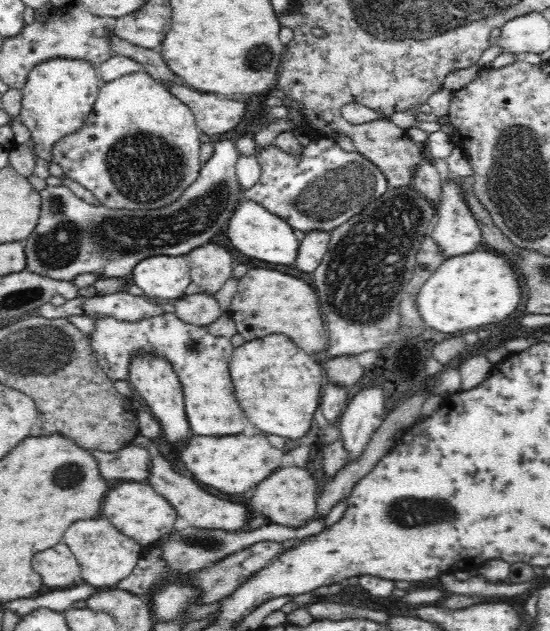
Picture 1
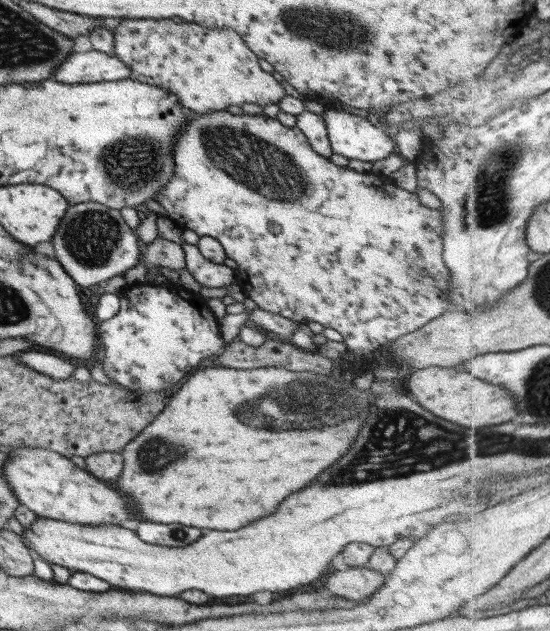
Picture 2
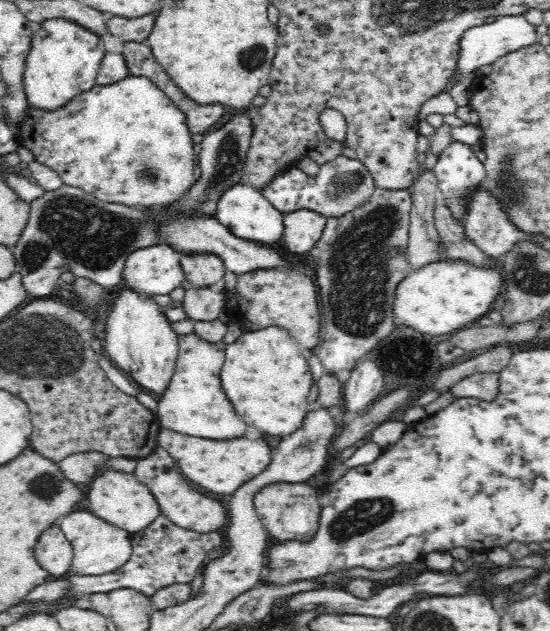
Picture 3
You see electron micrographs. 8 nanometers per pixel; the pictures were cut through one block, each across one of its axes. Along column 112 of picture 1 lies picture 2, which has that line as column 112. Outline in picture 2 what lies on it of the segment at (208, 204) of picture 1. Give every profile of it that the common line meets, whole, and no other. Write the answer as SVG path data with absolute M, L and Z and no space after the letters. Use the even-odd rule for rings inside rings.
M98 202L69 205L52 237L55 259L74 279L78 287L103 284L114 276L123 275L139 263L141 247L138 237L122 218L119 210Z

